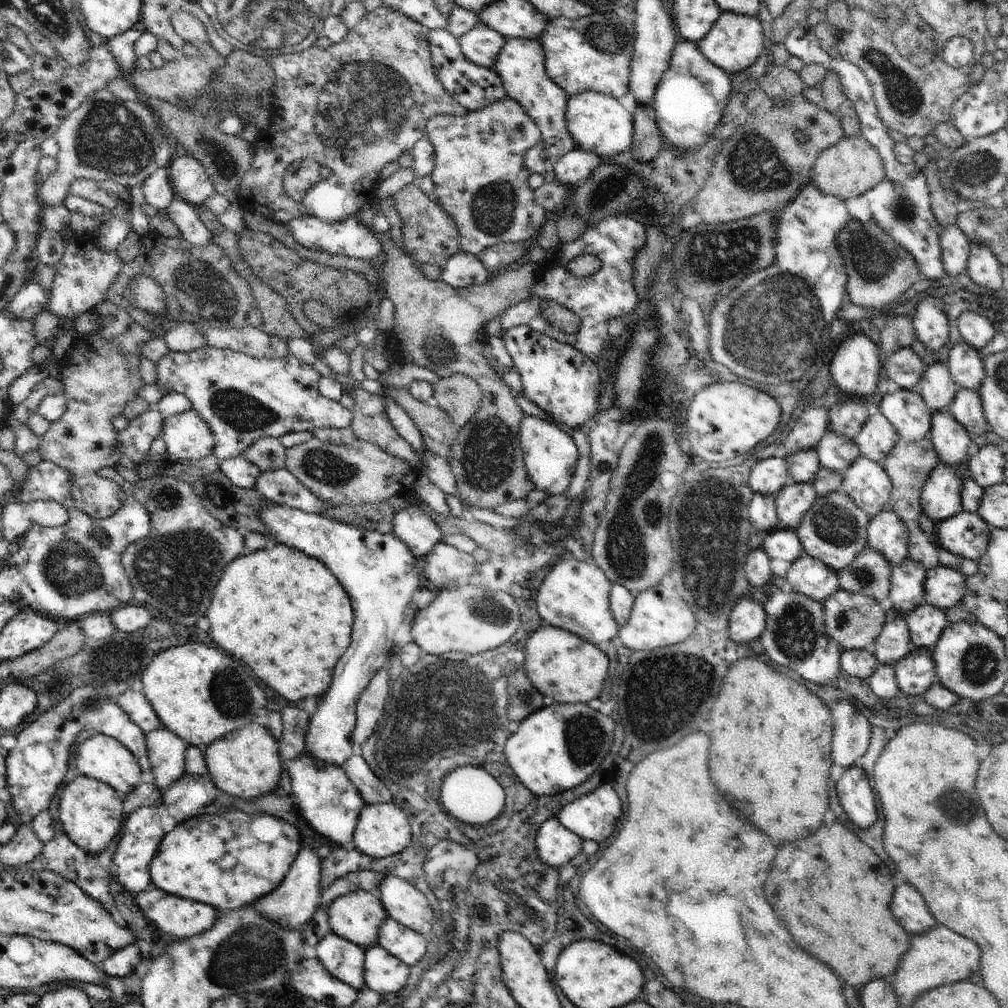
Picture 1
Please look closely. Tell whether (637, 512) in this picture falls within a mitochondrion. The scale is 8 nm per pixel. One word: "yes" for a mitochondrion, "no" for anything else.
yes

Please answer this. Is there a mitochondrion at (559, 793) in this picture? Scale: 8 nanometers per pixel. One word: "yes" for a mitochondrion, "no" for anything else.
no

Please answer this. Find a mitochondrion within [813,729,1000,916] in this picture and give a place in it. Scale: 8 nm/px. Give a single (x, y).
(964, 810)

